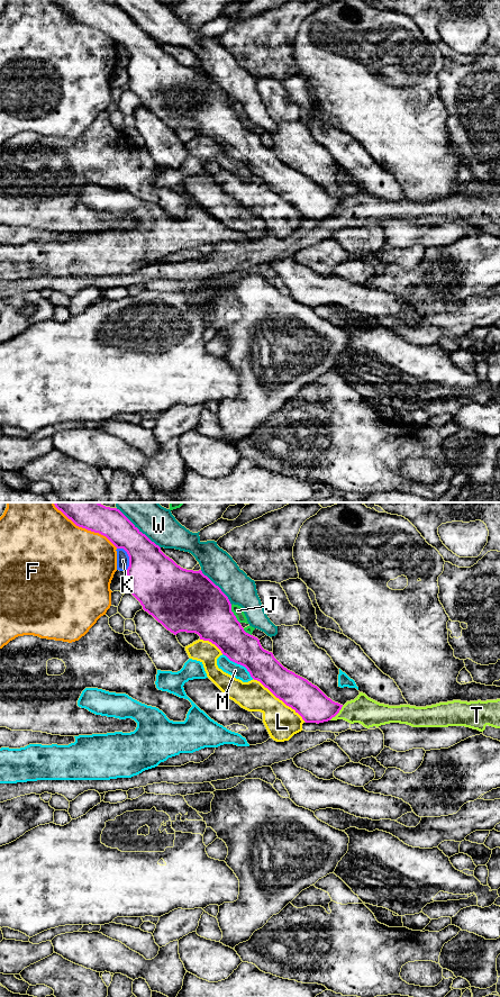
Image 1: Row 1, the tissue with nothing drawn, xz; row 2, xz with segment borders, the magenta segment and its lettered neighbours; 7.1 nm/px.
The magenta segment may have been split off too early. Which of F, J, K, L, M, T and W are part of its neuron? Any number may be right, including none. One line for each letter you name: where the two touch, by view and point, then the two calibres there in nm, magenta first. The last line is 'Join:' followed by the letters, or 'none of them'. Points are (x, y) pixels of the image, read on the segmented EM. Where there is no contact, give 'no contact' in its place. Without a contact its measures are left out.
Join: none of them

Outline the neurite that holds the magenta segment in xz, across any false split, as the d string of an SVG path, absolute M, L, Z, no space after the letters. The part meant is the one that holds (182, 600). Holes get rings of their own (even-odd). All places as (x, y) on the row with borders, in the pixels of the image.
M54 502L76 526L106 536L129 556L126 571L129 593L167 631L196 633L200 640L215 644L230 661L247 669L276 698L298 713L306 723L324 723L335 717L343 705L333 701L317 686L284 668L272 652L264 650L260 640L244 631L231 611L228 597L201 570L187 570L166 556L158 545L143 534L119 509L100 502Z

